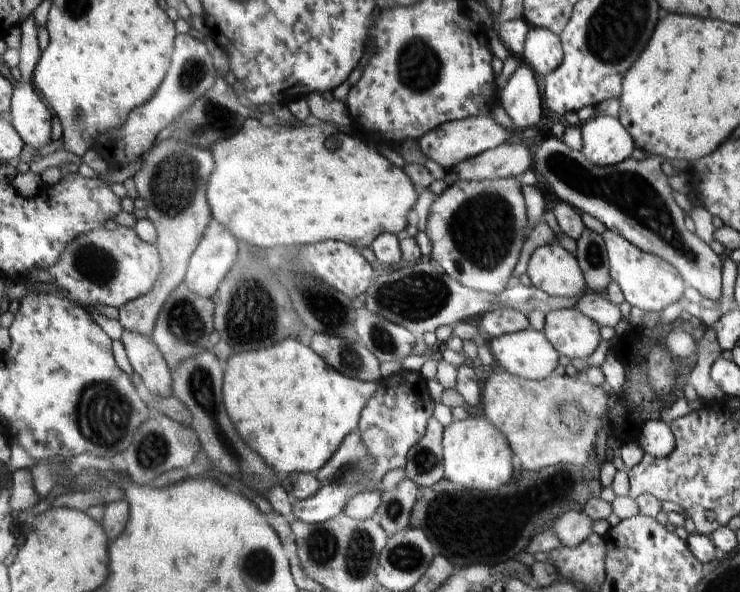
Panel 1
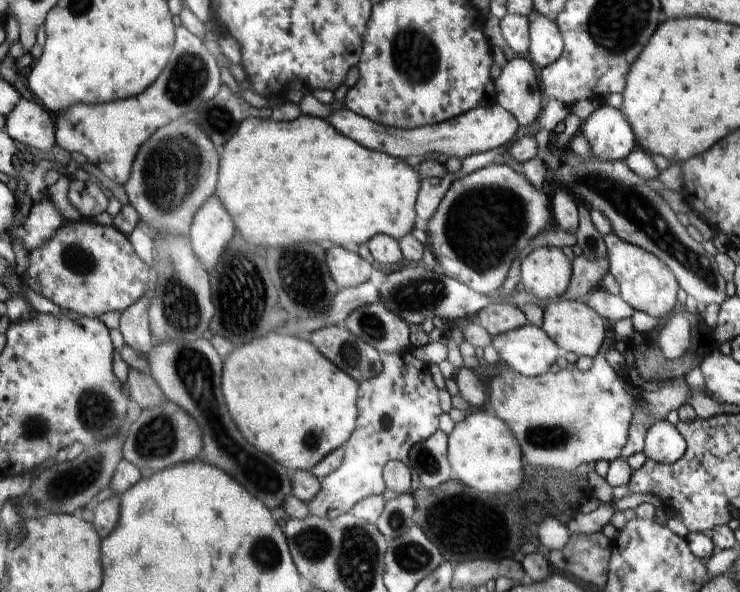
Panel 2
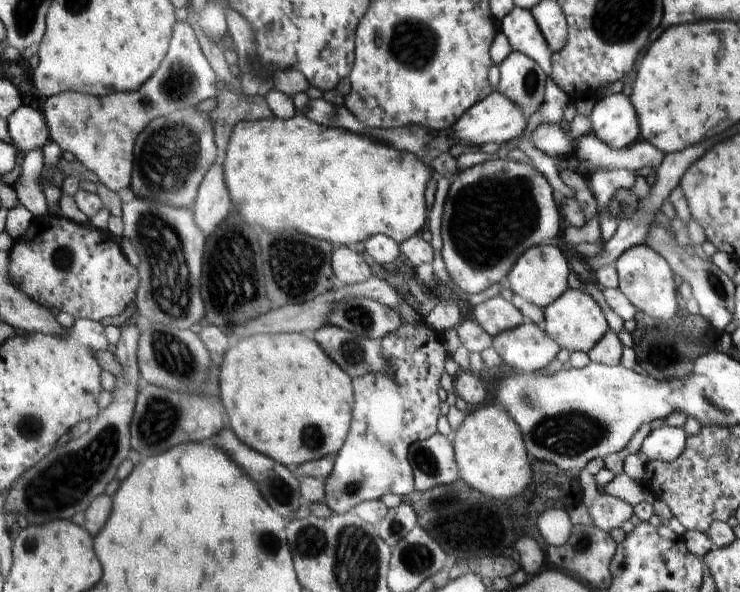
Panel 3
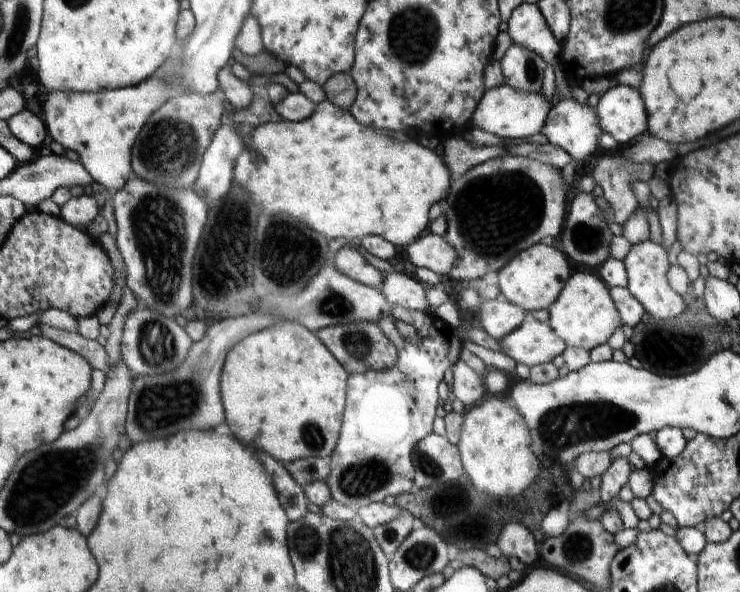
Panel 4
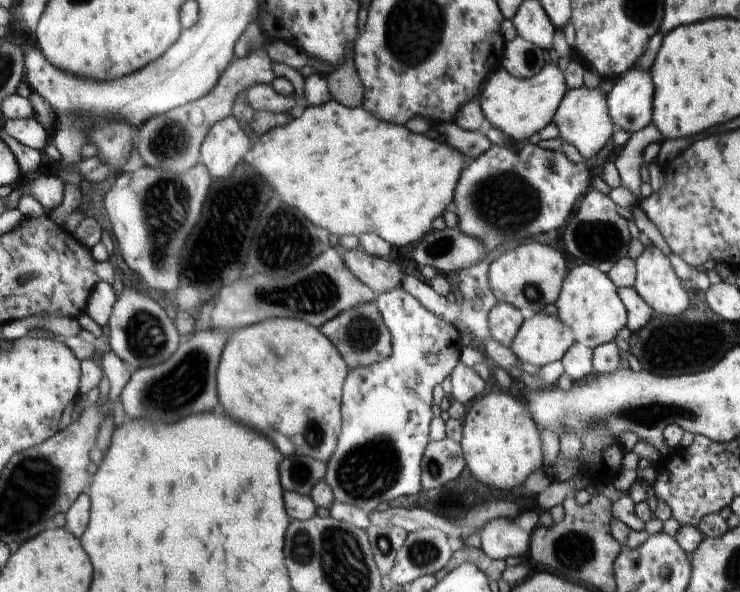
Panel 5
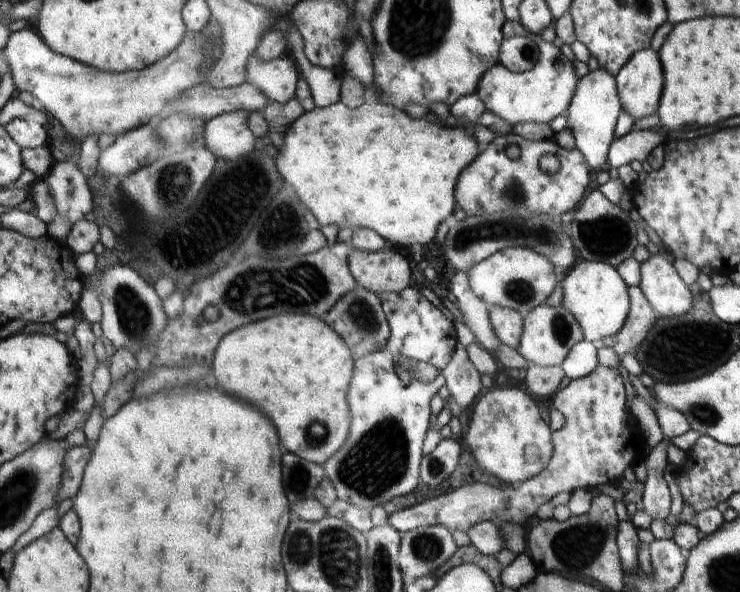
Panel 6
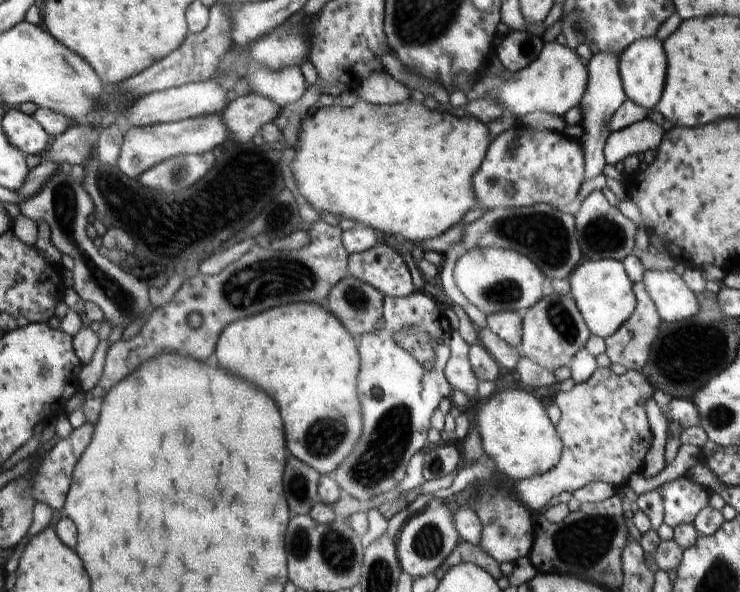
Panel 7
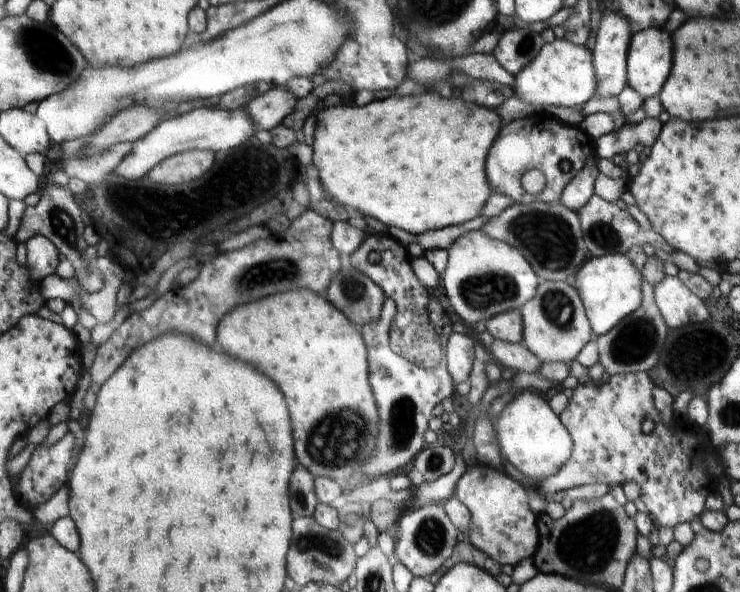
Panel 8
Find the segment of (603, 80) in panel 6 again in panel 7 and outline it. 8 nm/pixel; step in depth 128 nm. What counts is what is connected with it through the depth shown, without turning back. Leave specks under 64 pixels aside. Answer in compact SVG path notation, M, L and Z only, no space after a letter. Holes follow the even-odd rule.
M599 51L589 60L590 80L587 82L587 92L583 94L580 109L580 126L583 133L579 139L583 149L583 158L587 161L587 179L596 178L607 162L605 161L604 147L607 138L610 136L608 122L610 118L627 99L626 91L623 89L623 77L619 69L619 56L609 51Z

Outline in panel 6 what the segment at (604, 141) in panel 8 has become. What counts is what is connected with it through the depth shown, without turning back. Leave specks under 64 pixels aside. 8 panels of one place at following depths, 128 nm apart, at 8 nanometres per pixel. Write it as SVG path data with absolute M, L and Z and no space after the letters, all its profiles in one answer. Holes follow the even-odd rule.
M652 129L630 131L626 136L614 139L607 152L607 167L618 168L620 165L630 164L633 160L641 163L659 144L667 138Z

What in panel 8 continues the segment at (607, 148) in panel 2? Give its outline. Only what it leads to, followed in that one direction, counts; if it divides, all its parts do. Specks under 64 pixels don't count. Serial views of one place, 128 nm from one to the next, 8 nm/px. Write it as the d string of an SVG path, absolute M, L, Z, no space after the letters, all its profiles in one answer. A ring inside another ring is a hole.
M665 28L644 29L634 33L628 43L627 52L627 84L630 85L645 101L658 96L674 64L674 42L672 34Z

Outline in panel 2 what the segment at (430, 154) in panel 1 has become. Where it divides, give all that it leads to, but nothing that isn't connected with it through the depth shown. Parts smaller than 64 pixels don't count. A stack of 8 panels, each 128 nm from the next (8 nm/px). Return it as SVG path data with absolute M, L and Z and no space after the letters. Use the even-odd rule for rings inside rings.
M494 104L492 107L476 107L468 113L451 118L450 121L426 125L418 129L404 130L389 125L376 124L346 107L337 109L326 120L332 126L336 126L336 130L340 130L342 134L348 134L348 138L354 138L356 142L368 147L368 150L384 152L396 159L418 155L426 158L436 152L436 154L442 154L448 158L454 156L461 161L471 154L509 145L521 134L520 128L522 128L516 118L498 104Z

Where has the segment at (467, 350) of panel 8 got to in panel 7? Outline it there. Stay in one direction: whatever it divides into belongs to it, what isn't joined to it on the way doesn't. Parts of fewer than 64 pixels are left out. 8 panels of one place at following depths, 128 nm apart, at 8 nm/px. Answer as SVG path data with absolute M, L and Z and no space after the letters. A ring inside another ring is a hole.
M456 331L452 332L450 348L452 348L452 356L448 358L448 364L445 364L444 376L452 387L452 392L460 391L473 400L477 396L479 380L469 361L469 344Z

